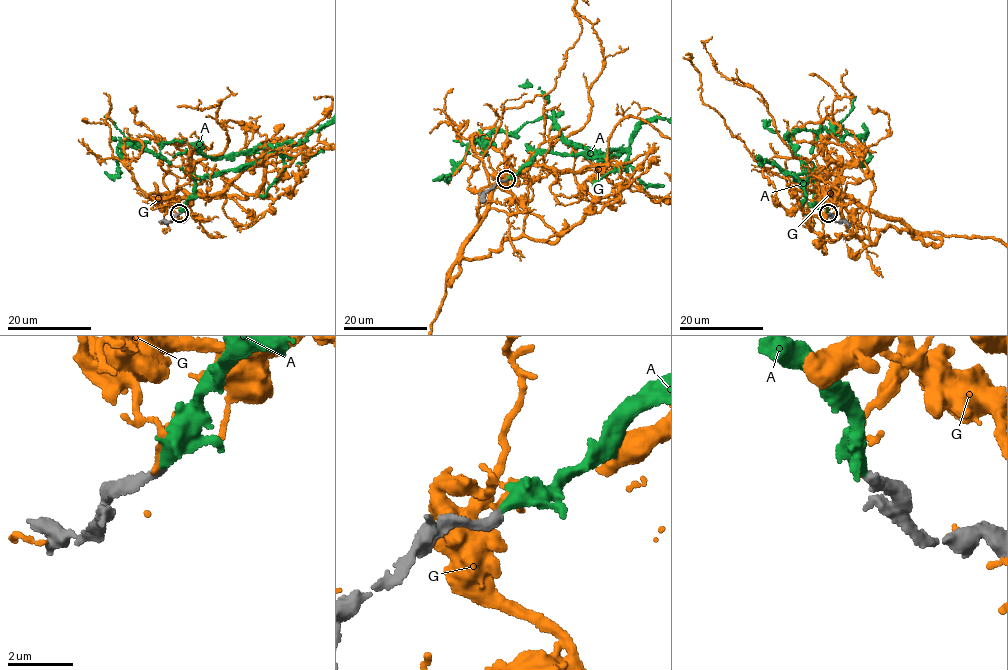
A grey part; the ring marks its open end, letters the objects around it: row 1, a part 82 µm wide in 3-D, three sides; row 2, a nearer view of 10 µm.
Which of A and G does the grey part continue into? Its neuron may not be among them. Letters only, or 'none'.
A

